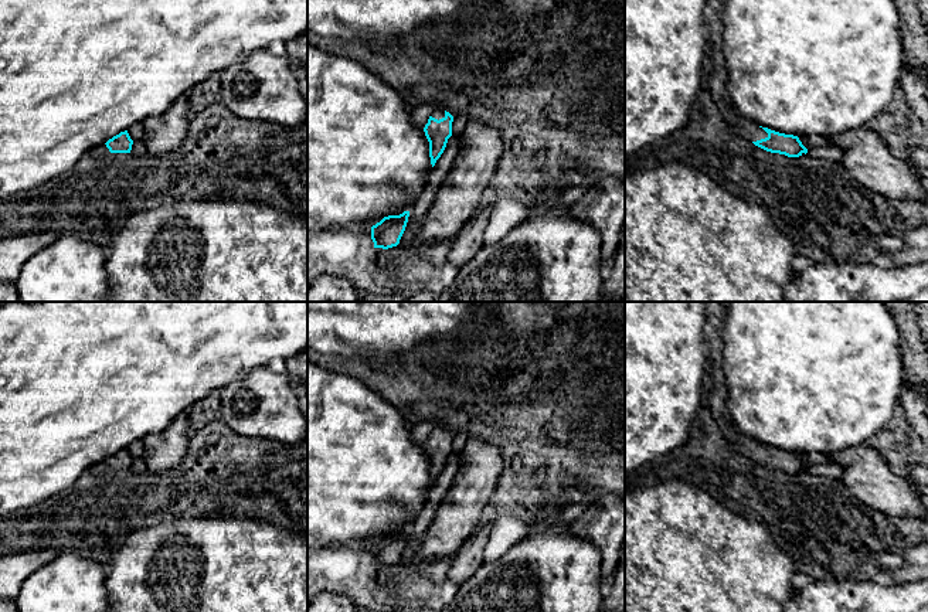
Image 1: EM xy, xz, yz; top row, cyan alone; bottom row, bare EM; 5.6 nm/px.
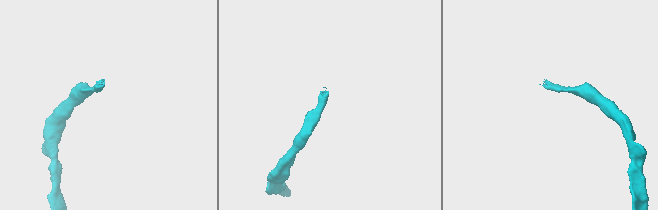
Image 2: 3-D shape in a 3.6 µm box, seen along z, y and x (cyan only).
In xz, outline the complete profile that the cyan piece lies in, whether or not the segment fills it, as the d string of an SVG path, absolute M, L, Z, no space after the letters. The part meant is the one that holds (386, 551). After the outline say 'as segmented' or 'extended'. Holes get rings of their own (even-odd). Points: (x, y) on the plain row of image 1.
M409 528L400 533L384 534L380 540L371 544L371 557L374 565L388 567L397 564L405 548Z; as segmented

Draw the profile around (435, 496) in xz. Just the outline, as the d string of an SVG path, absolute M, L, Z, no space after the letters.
M452 452L448 456L443 470L436 477L434 487L428 493L426 504L418 514L414 526L409 528L408 540L398 562L405 564L415 558L417 550L425 536L425 531L434 521L436 511L443 502L446 490L452 484L453 476L458 472L459 462L460 455Z

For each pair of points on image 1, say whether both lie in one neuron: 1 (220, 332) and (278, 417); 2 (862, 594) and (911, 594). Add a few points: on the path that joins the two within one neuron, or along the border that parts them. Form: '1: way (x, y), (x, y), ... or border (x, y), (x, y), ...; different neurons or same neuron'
1: border (265, 364), (220, 390); different neurons
2: way (874, 595), (898, 595); same neuron

